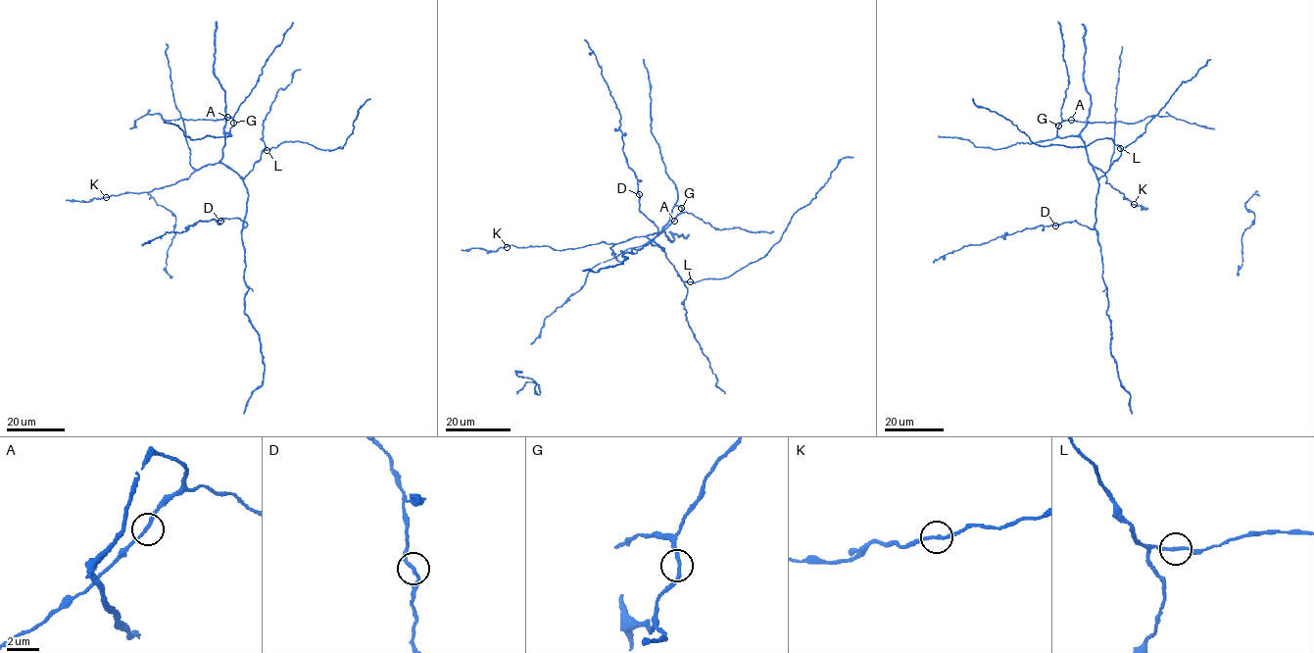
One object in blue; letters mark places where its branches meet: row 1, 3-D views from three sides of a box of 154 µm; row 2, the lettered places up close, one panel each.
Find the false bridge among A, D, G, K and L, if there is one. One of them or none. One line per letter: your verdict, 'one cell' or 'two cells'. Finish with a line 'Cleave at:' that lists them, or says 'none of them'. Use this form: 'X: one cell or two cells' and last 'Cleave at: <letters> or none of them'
A: one cell
D: one cell
G: one cell
K: one cell
L: one cell
Cleave at: none of them

